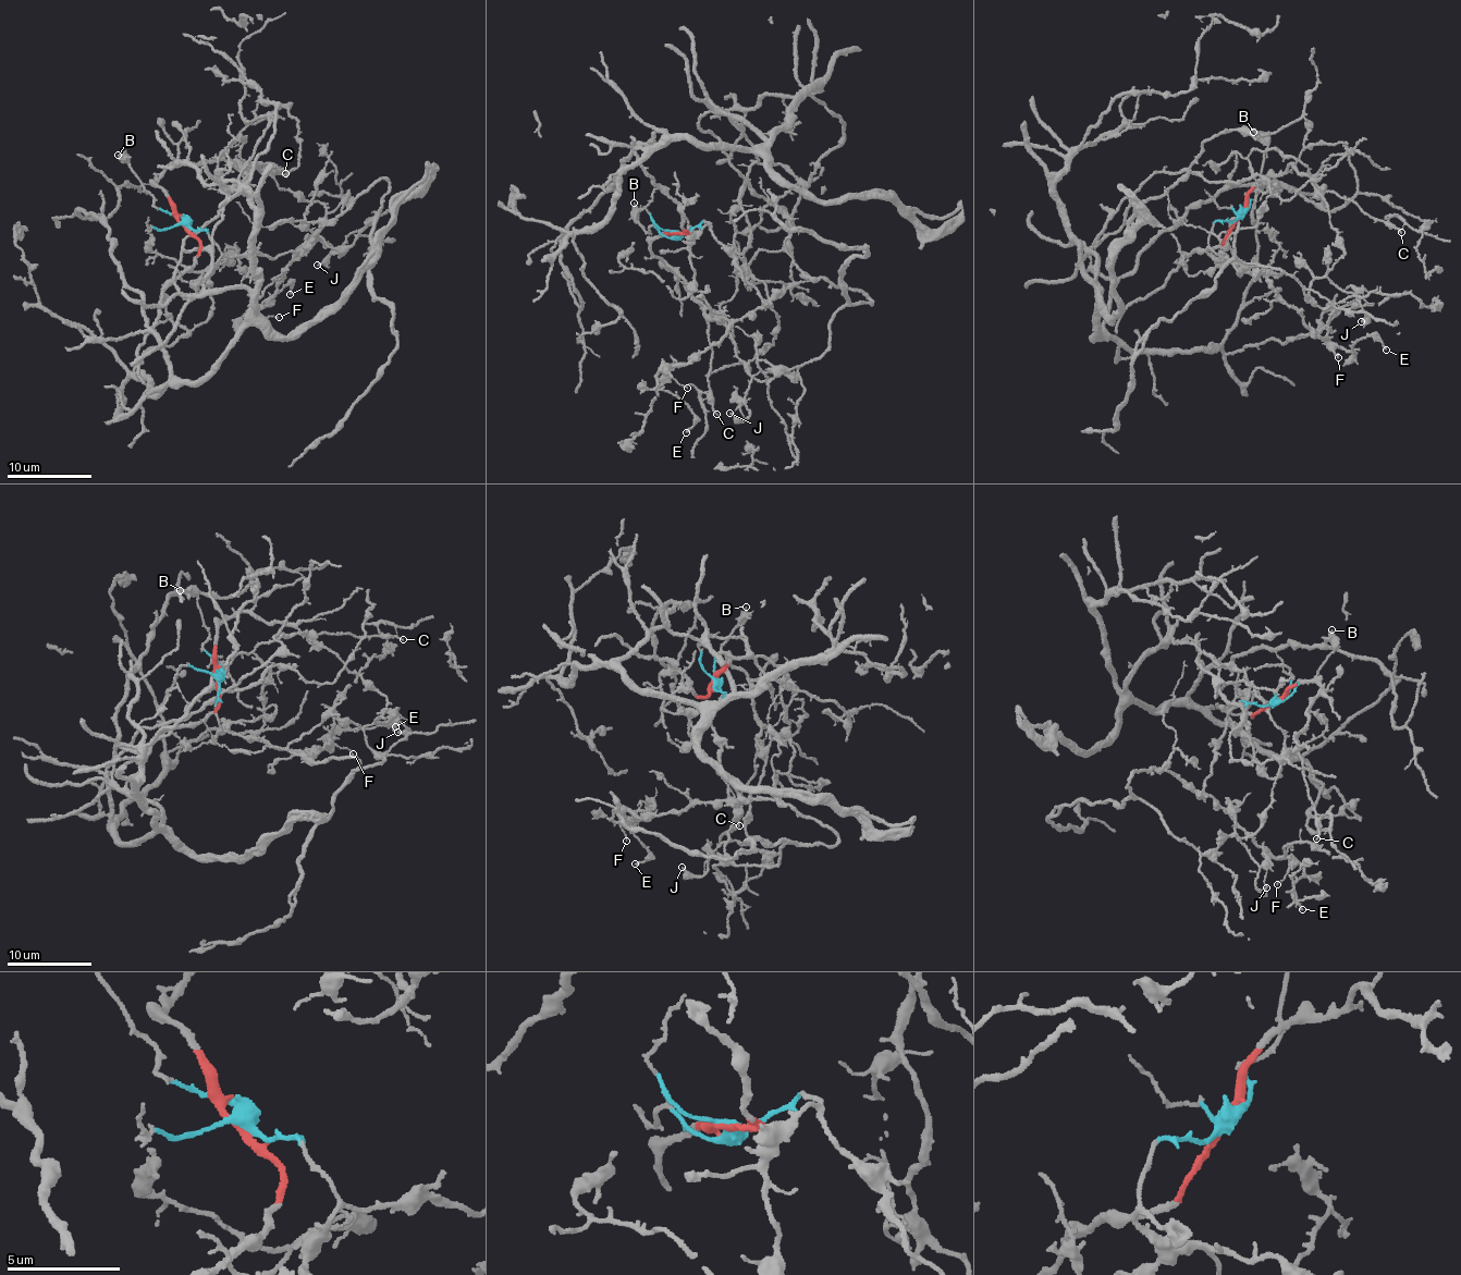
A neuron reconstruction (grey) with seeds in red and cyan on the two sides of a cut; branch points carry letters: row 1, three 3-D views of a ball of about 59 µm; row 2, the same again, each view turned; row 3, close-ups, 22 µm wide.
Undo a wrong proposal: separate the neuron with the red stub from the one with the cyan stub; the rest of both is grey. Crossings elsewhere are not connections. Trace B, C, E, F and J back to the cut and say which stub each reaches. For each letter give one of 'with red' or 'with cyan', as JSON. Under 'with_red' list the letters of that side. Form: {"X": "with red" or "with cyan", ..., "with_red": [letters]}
{"B": "with cyan", "C": "with red", "E": "with cyan", "F": "with cyan", "J": "with cyan", "with_red": ["C"]}

